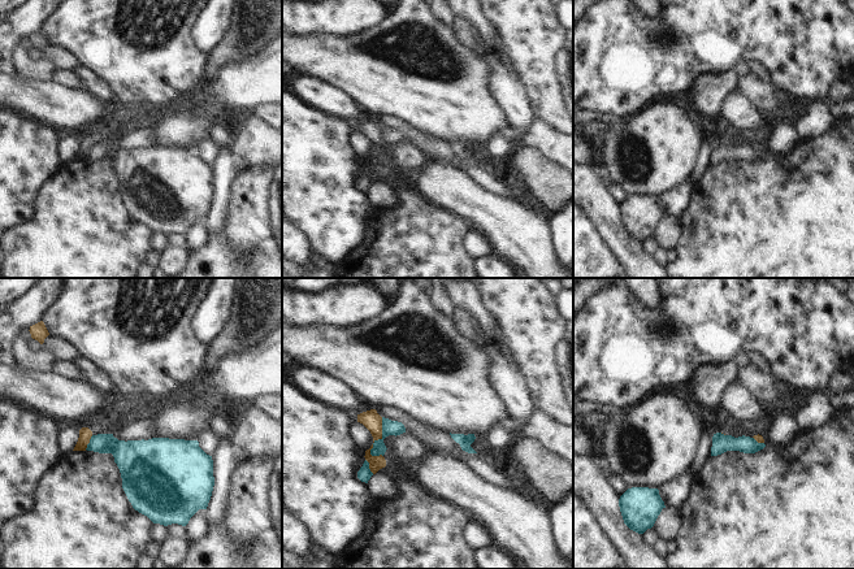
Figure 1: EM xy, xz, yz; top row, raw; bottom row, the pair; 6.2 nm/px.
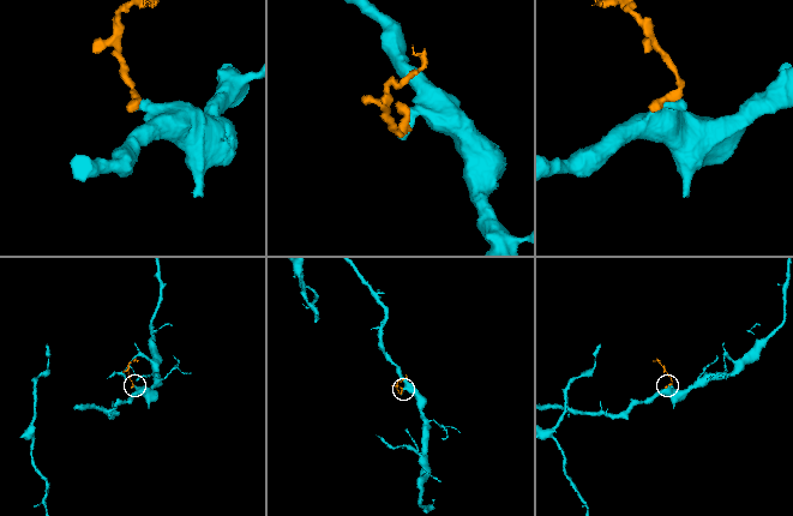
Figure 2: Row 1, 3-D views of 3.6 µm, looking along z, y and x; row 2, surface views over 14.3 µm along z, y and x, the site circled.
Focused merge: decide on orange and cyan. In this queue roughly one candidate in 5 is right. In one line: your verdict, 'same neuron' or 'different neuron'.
different neuron

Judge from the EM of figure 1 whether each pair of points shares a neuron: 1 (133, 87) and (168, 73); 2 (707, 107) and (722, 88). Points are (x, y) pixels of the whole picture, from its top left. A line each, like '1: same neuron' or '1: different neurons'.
1: same neuron
2: same neuron

